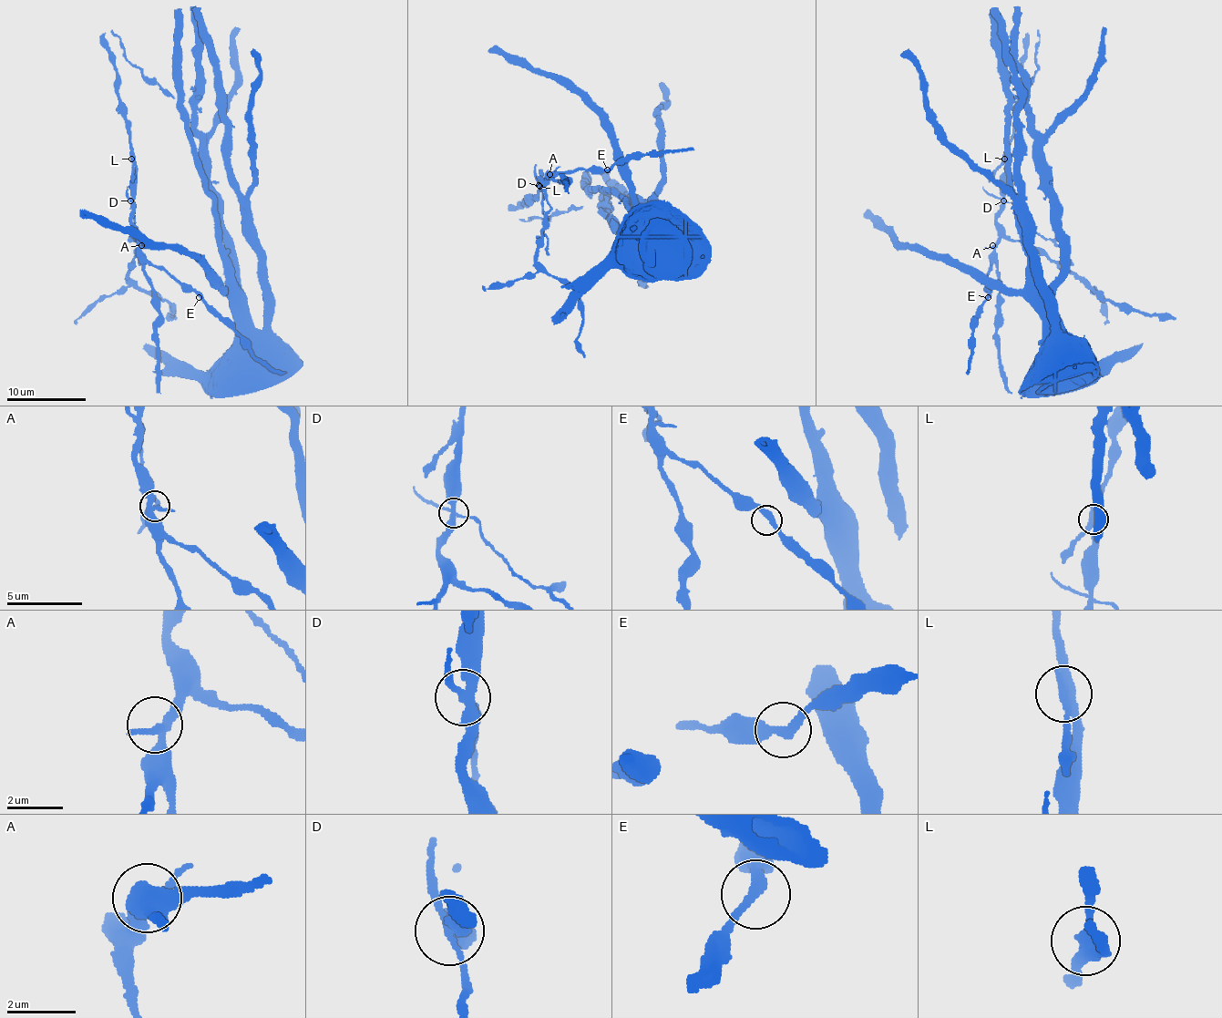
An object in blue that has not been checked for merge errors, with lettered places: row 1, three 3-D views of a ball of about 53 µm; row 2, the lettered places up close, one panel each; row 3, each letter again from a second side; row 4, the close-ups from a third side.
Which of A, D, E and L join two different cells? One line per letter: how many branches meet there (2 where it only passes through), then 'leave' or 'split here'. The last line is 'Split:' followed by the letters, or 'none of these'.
A: branches 3; leave
D: branches 4; split here
E: branches 2; leave
L: branches 3; split here
Split: D, L

